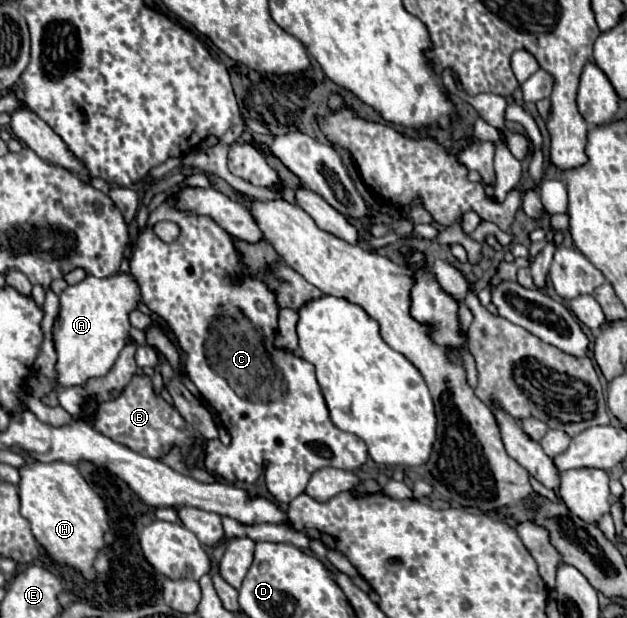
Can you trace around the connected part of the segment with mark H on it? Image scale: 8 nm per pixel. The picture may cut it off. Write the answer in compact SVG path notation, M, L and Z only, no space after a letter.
M31 462L19 468L19 474L21 516L29 520L35 540L55 562L79 572L87 584L95 582L97 572L93 564L97 554L105 552L105 532L109 532L109 510L105 508L105 500L89 488L75 464Z

